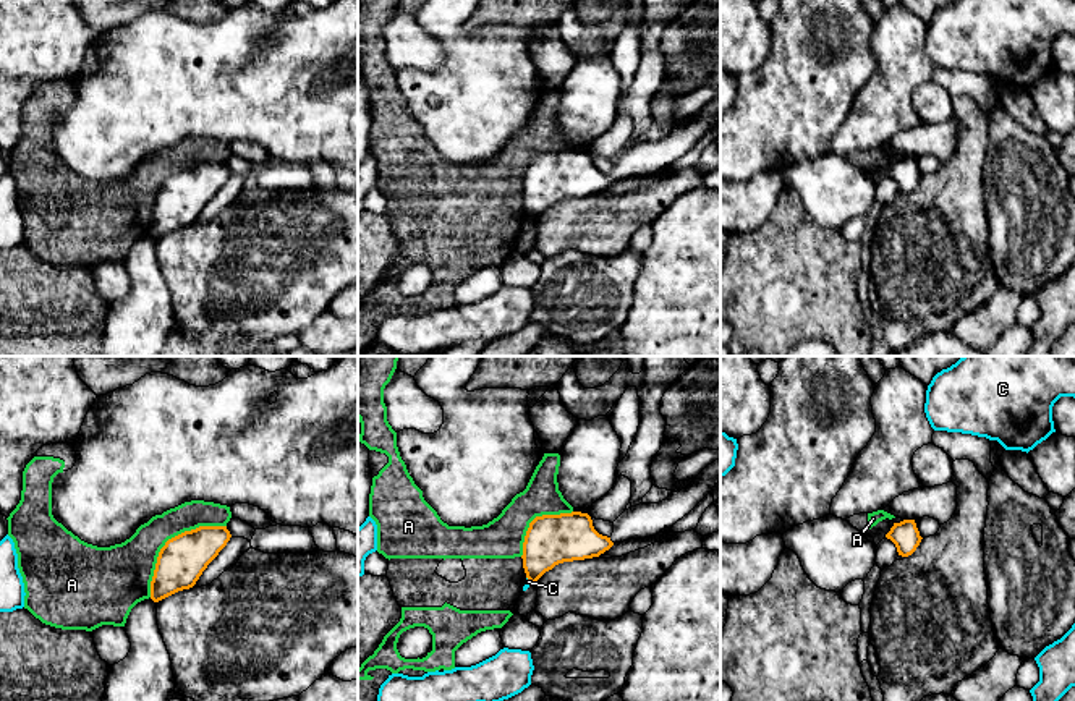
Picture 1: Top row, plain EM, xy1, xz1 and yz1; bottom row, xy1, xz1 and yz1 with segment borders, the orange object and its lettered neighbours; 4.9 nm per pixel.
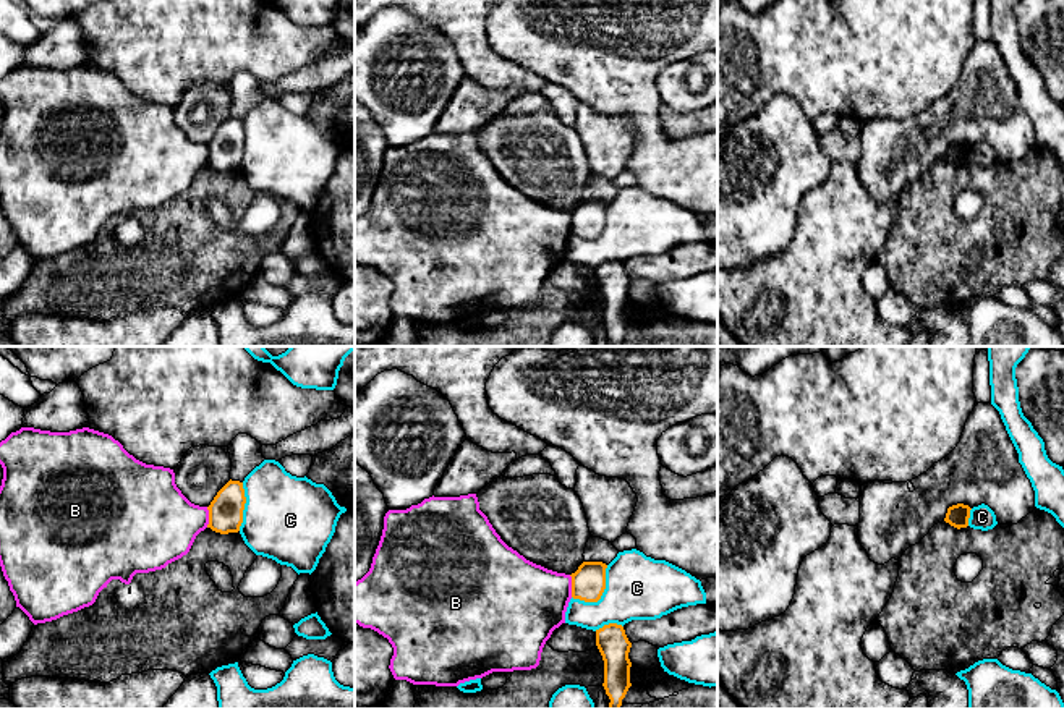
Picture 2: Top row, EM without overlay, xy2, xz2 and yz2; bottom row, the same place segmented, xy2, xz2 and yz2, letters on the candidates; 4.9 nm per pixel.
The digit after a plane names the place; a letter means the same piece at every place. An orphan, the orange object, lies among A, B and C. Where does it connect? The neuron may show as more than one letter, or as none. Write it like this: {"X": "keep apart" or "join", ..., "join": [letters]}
{"A": "keep apart", "B": "keep apart", "C": "keep apart", "join": []}

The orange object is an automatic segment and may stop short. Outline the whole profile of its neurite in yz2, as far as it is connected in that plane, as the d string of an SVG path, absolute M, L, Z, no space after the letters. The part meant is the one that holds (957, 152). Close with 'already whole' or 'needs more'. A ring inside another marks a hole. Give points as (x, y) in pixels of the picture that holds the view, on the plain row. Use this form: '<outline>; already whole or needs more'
M957 141L947 146L944 159L951 163L960 167L968 163L970 144L964 141Z; already whole

